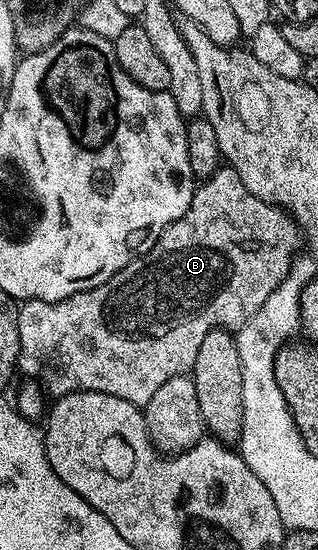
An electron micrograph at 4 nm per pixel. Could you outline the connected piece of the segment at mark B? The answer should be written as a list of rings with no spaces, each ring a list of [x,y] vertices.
[[[221,166],[217,168],[213,176],[207,177],[201,184],[204,185],[201,188],[199,185],[193,191],[192,201],[186,214],[182,214],[182,218],[178,218],[171,226],[165,228],[162,235],[149,246],[146,252],[140,253],[122,270],[118,270],[118,274],[114,274],[114,278],[102,282],[102,286],[94,286],[90,290],[79,292],[70,298],[25,300],[19,305],[20,356],[16,360],[16,367],[21,377],[24,375],[26,376],[24,378],[31,378],[38,382],[44,392],[52,398],[59,398],[71,392],[101,392],[102,394],[114,394],[114,398],[122,398],[131,404],[143,406],[150,402],[150,398],[154,398],[155,392],[167,380],[187,376],[191,373],[198,358],[198,346],[202,346],[202,338],[206,338],[206,334],[210,334],[216,328],[238,330],[260,309],[262,302],[266,302],[266,298],[270,298],[270,294],[274,294],[274,290],[288,272],[290,261],[302,248],[302,233],[299,226],[296,225],[295,218],[276,204],[262,202],[262,198],[254,198],[254,194],[250,194],[250,190],[246,190],[246,186],[242,186],[242,178],[238,178],[238,174],[233,168]]]

